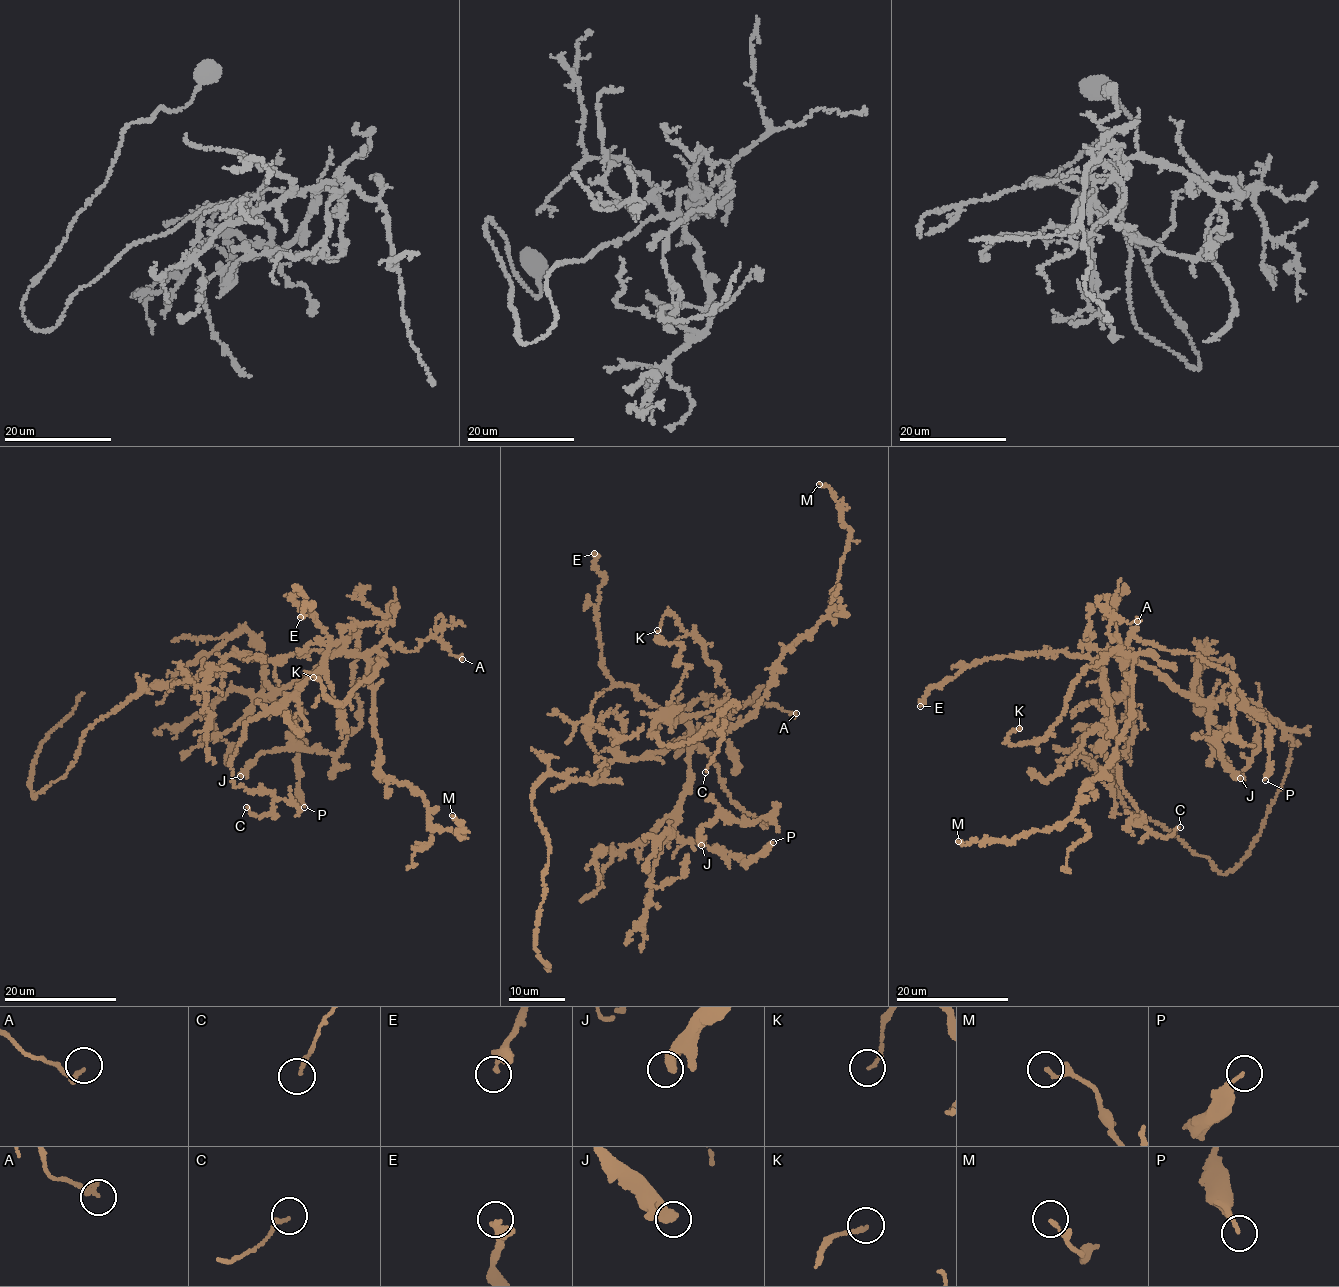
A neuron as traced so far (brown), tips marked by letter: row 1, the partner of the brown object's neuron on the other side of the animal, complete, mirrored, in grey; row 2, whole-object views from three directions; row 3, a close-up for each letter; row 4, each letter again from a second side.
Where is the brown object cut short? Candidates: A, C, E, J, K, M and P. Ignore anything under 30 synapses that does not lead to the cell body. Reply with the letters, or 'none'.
none

